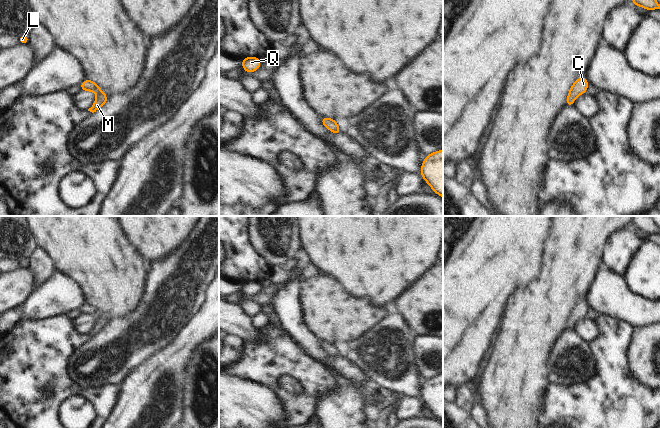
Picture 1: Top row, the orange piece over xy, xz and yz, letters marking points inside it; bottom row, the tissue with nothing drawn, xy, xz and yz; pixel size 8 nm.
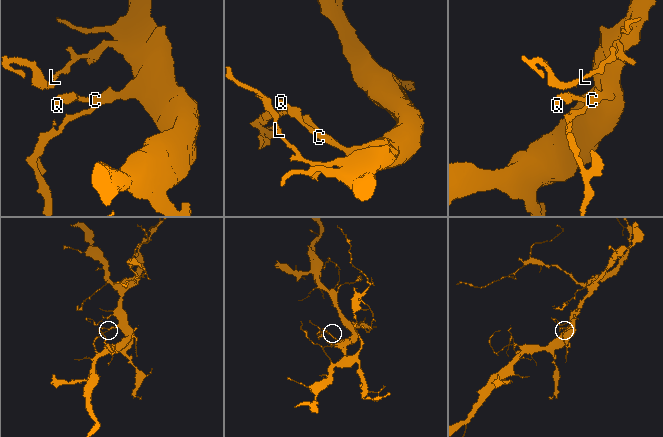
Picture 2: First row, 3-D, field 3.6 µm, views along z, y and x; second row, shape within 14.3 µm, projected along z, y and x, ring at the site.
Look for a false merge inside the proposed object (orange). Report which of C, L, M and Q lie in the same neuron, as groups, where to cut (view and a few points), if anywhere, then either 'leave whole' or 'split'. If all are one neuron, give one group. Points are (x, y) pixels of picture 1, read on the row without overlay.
groups C L M Q; cut none; leave whole

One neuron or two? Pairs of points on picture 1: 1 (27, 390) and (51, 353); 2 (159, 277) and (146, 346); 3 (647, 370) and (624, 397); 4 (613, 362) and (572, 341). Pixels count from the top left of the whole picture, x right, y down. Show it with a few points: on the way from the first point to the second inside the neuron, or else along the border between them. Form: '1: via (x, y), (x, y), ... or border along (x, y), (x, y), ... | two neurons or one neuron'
1: via (27, 381), (27, 377), (42, 362) | one neuron
2: via (159, 294), (159, 320), (150, 329) | one neuron
3: border along (628, 358), (631, 371), (649, 386) | two neurons
4: border along (588, 344), (595, 357), (596, 374) | two neurons

